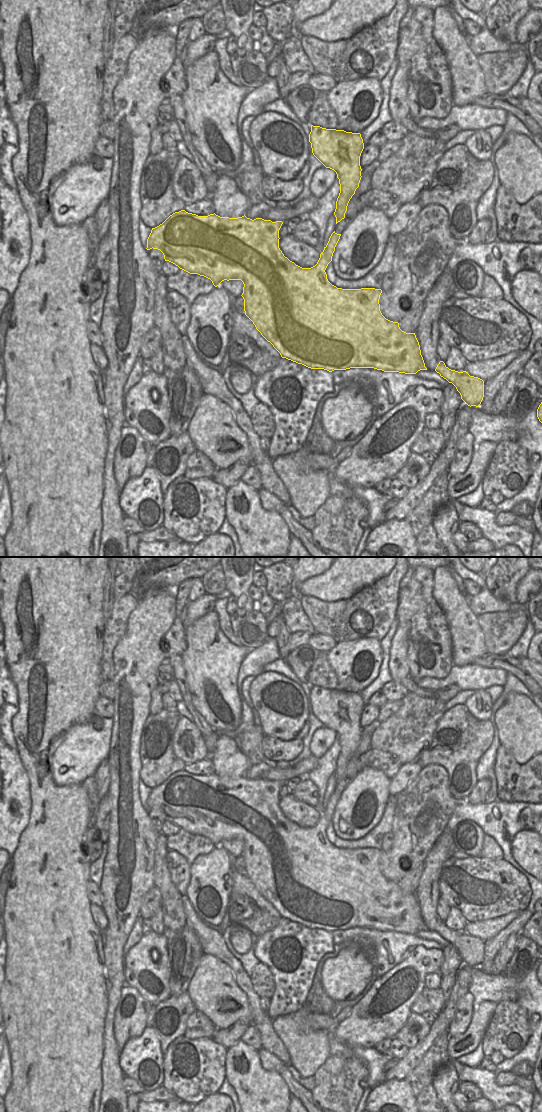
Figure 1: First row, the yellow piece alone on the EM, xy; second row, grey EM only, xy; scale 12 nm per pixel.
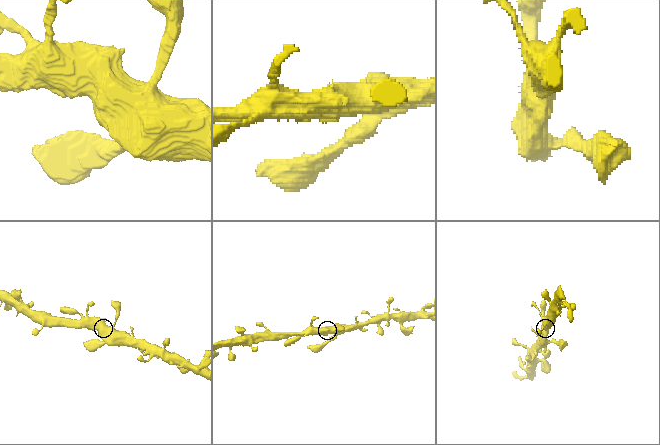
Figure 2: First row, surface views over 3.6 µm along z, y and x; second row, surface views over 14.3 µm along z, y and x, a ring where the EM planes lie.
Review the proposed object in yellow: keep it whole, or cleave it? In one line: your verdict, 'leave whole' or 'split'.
leave whole

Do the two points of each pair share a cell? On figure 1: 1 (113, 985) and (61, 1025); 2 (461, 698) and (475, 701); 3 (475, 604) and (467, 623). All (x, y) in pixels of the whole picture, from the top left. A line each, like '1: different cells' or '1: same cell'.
1: different cells
2: different cells
3: different cells

